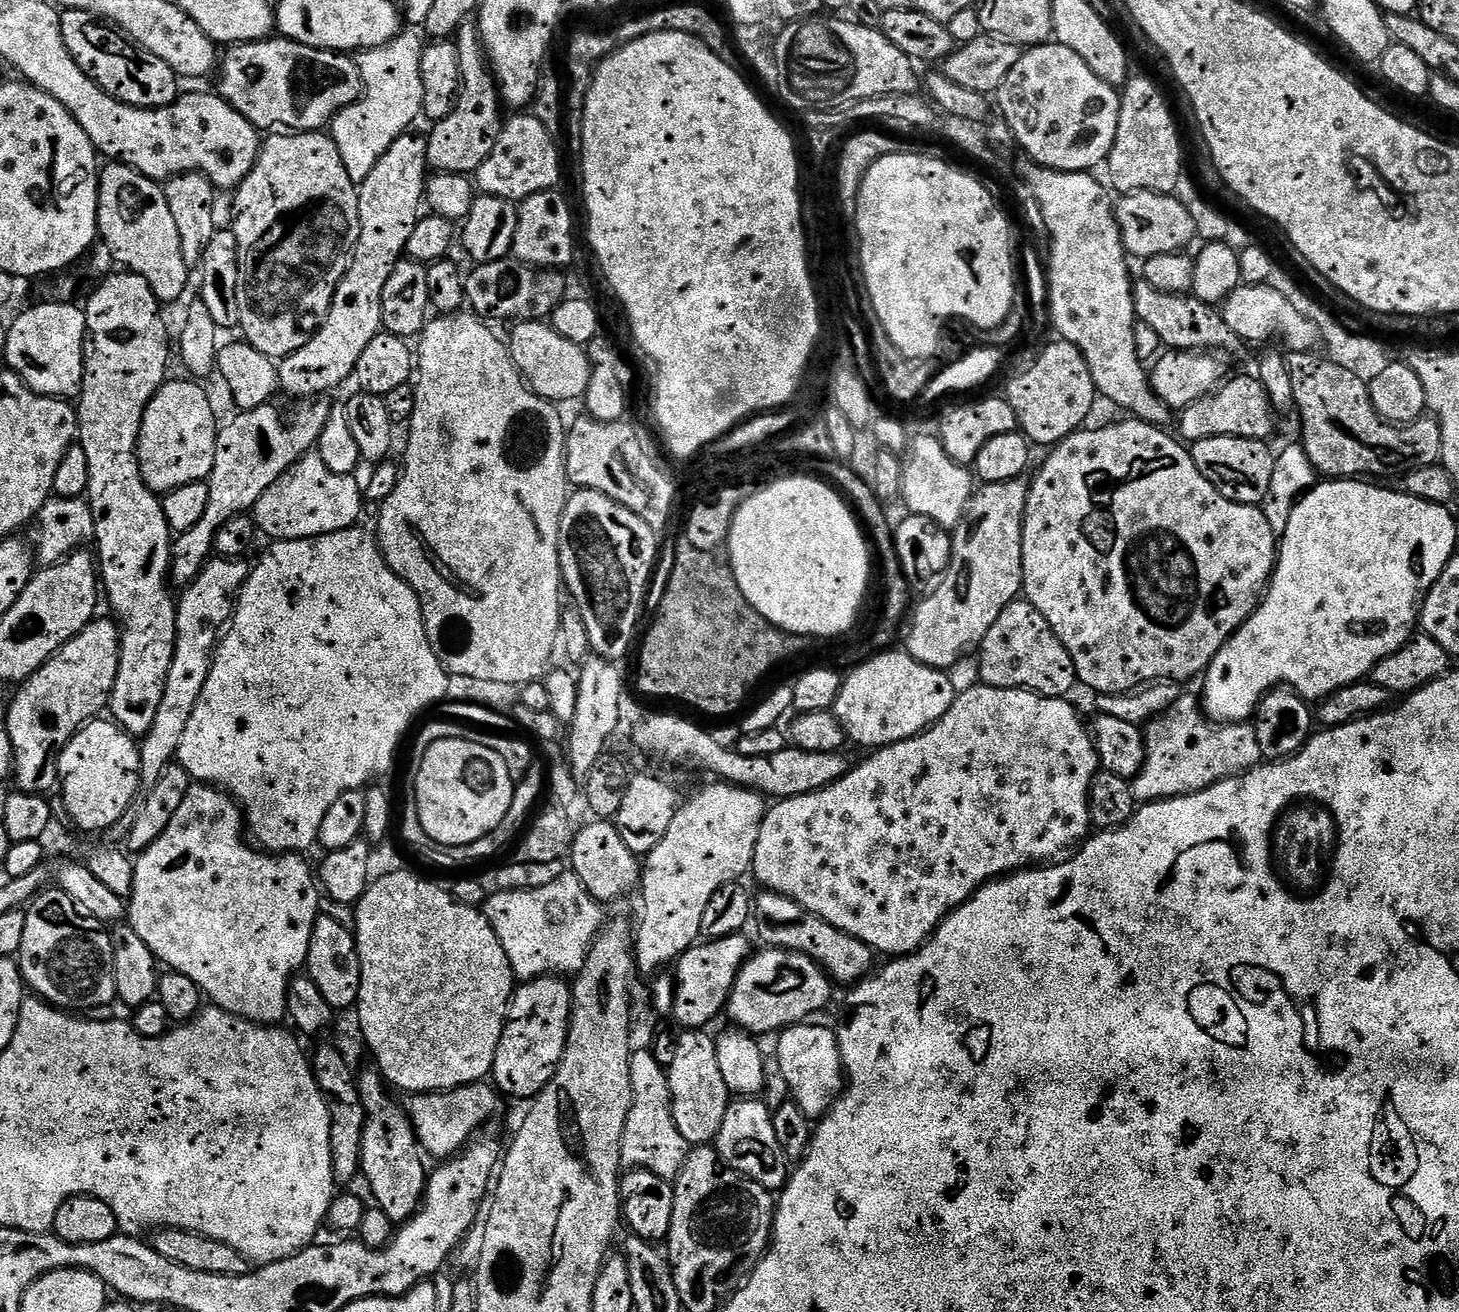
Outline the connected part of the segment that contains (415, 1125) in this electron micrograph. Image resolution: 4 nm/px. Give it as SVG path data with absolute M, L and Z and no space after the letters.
M488 1082L467 1084L461 1088L451 1088L448 1092L421 1092L409 1095L406 1111L412 1120L412 1129L416 1132L416 1143L429 1157L455 1157L479 1133L476 1131L499 1110L499 1099L501 1100L501 1097L497 1089Z

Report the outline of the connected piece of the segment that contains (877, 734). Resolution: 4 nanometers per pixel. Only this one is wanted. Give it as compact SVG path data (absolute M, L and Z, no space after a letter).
M889 650L879 653L871 660L865 660L863 664L855 665L851 669L849 676L843 677L840 693L834 705L834 711L838 722L844 727L844 735L849 741L852 740L864 750L875 750L884 748L888 744L897 744L903 740L908 740L912 736L917 736L919 732L938 722L946 710L956 701L958 688L952 685L952 680L947 671L939 668L931 668L925 664L920 664L914 657L909 656L907 651Z

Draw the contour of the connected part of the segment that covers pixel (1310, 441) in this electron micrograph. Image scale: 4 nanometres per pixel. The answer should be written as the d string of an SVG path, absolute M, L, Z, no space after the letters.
M1289 351L1286 359L1294 382L1294 408L1300 411L1300 432L1304 435L1302 447L1310 454L1317 473L1324 478L1380 478L1376 476L1396 476L1403 478L1408 472L1422 470L1426 466L1440 464L1442 450L1442 430L1435 418L1421 418L1409 424L1391 424L1383 420L1374 410L1368 393L1365 377L1355 372L1355 367L1344 362L1327 360L1315 351Z

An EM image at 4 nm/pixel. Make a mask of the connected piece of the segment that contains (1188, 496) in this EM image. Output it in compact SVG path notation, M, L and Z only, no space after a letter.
M1124 418L1121 424L1108 424L1105 428L1085 427L1078 432L1072 432L1061 444L1055 445L1051 449L1052 452L1044 460L1044 465L1037 470L1036 476L1031 477L1032 485L1028 491L1028 501L1026 502L1026 514L1024 515L1024 525L1022 526L1022 578L1024 579L1024 587L1022 589L1023 599L1029 600L1034 606L1034 610L1038 610L1038 614L1042 614L1042 618L1046 618L1046 622L1050 622L1050 630L1054 630L1054 634L1058 634L1058 642L1062 642L1062 646L1066 646L1066 654L1070 654L1070 658L1074 662L1074 670L1076 671L1077 681L1081 685L1085 684L1088 688L1093 688L1093 693L1102 696L1123 696L1127 693L1137 691L1145 686L1151 685L1153 682L1185 682L1191 676L1199 677L1201 673L1207 669L1210 661L1218 654L1218 650L1222 650L1222 646L1229 640L1239 628L1244 625L1252 613L1260 607L1261 599L1272 579L1272 573L1276 571L1276 561L1278 559L1278 533L1270 526L1270 522L1266 522L1266 514L1263 507L1254 504L1239 504L1230 498L1223 496L1221 492L1214 487L1206 478L1202 478L1202 474L1198 470L1198 466L1194 466L1194 458L1191 451L1175 435L1167 436L1163 427L1148 424L1145 420L1137 420L1135 418Z

